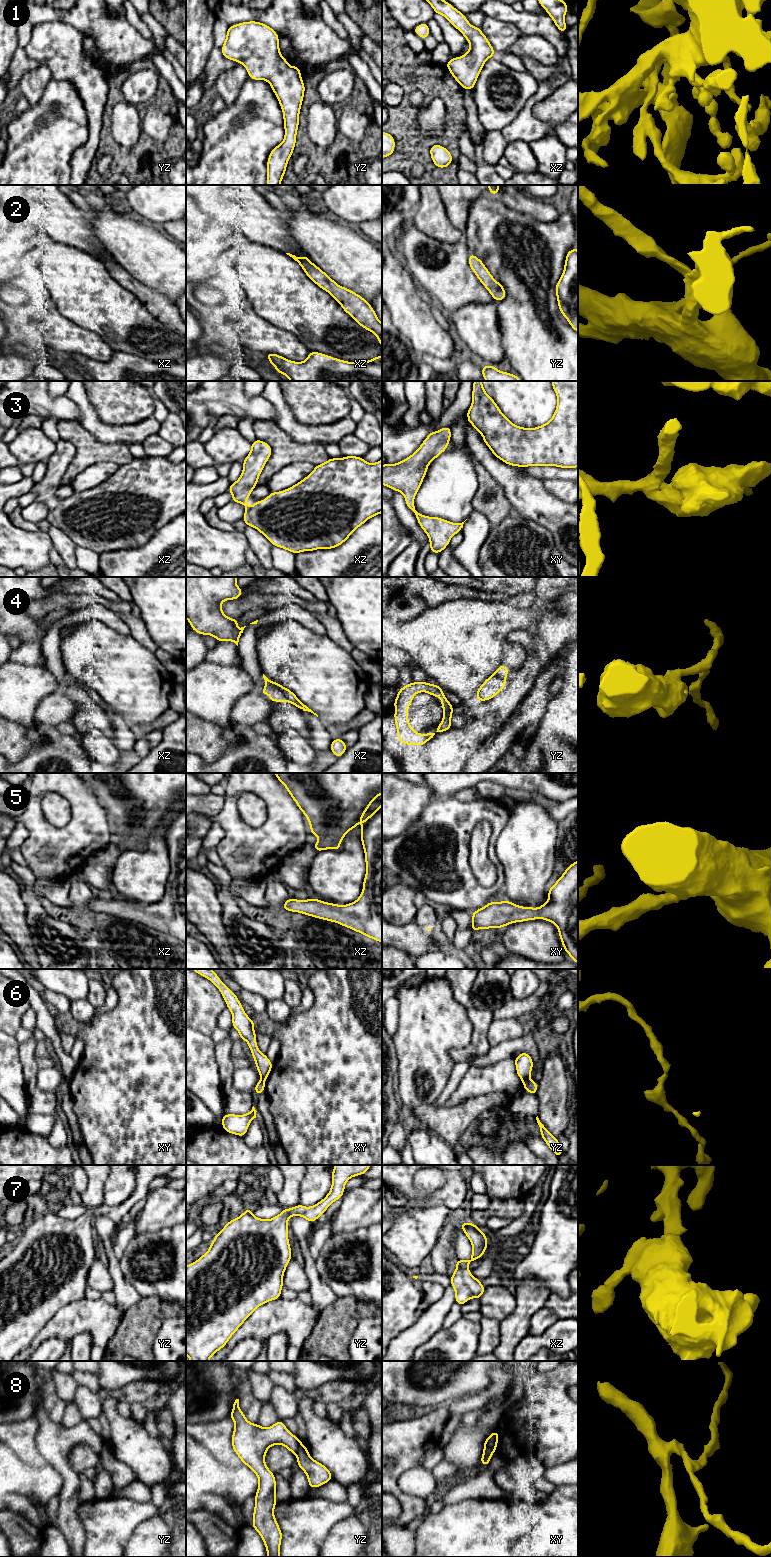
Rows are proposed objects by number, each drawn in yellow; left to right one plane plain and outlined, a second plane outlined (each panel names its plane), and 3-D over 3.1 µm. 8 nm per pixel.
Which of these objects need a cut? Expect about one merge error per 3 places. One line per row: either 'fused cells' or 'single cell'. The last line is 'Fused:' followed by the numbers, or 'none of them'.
1: single cell
2: single cell
3: single cell
4: fused cells
5: single cell
6: fused cells
7: single cell
8: fused cells
Fused: 4, 6, 8

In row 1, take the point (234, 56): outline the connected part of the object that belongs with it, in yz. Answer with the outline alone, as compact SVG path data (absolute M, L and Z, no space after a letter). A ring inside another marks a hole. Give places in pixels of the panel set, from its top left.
M257 21L242 22L228 26L226 39L221 51L226 59L243 65L252 80L267 81L279 101L283 112L285 135L283 142L274 147L268 157L267 185L280 185L296 145L299 115L305 93L305 84L301 78L299 66L291 67L288 64L288 61L280 53L278 34L270 26Z

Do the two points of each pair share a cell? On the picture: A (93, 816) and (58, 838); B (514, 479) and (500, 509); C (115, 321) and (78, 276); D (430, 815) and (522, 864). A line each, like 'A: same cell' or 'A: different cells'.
A: same cell
B: different cells
C: same cell
D: different cells

